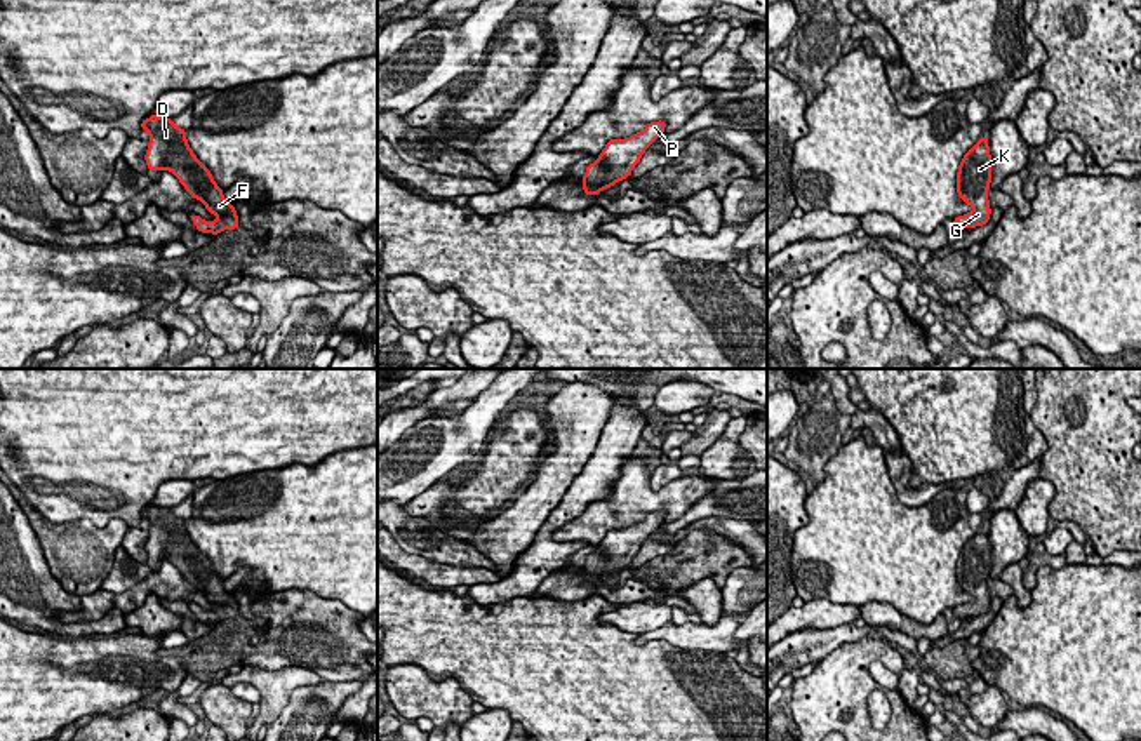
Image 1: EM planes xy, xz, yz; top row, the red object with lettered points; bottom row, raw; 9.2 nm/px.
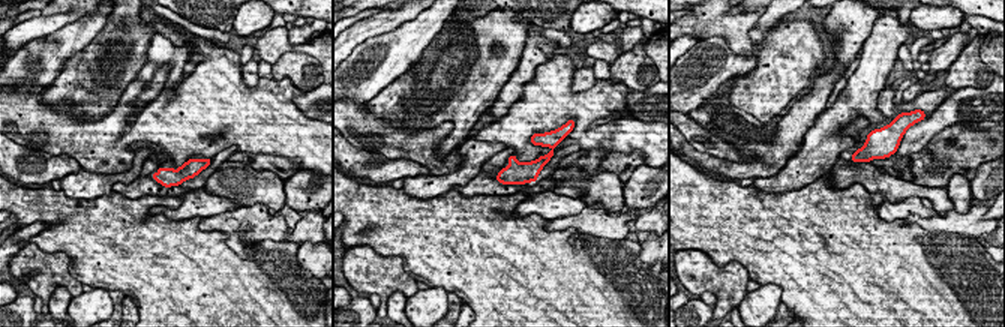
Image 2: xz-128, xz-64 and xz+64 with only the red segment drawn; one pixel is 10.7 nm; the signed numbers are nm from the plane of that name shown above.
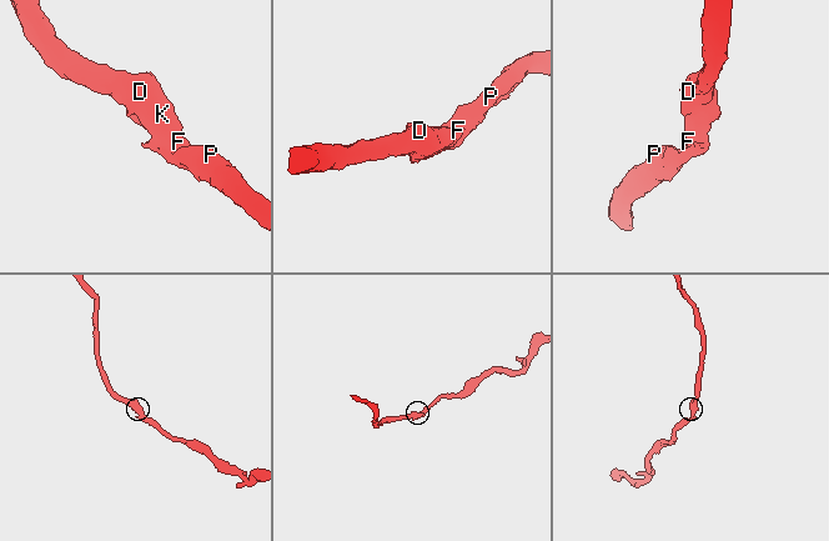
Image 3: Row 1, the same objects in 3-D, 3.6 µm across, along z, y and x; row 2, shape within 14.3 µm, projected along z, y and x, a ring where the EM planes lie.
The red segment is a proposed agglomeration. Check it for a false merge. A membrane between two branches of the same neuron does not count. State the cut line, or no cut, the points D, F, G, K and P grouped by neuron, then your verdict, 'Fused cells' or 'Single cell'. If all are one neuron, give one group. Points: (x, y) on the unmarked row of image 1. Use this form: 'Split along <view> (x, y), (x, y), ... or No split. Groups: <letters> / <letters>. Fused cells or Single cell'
No split. Groups: D F G K P. Single cell

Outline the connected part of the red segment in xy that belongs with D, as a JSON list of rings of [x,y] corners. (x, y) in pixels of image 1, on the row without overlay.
[[[151,504],[141,511],[143,520],[150,524],[150,534],[144,544],[148,560],[170,560],[184,579],[205,598],[217,605],[217,611],[204,611],[193,604],[191,611],[202,623],[217,624],[223,619],[240,616],[237,600],[223,586],[223,579],[214,571],[210,560],[197,548],[186,531],[186,520],[179,518],[170,508]]]

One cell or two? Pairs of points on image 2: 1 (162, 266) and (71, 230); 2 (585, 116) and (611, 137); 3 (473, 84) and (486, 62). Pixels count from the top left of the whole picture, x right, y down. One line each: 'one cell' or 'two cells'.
1: one cell
2: one cell
3: one cell

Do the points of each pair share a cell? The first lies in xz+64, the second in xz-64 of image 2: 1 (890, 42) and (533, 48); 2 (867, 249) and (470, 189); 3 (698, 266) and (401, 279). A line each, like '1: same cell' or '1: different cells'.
1: same cell
2: different cells
3: same cell

